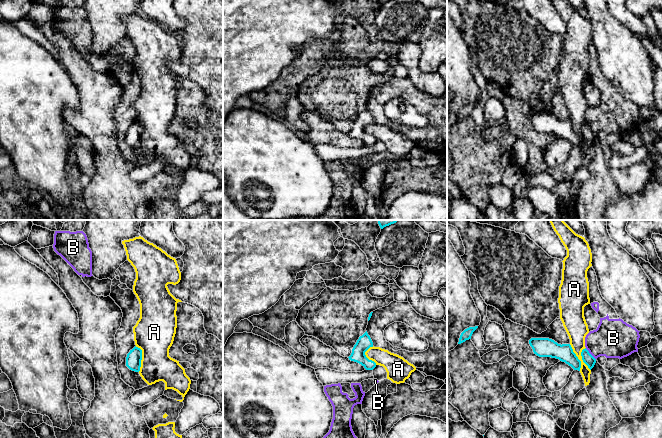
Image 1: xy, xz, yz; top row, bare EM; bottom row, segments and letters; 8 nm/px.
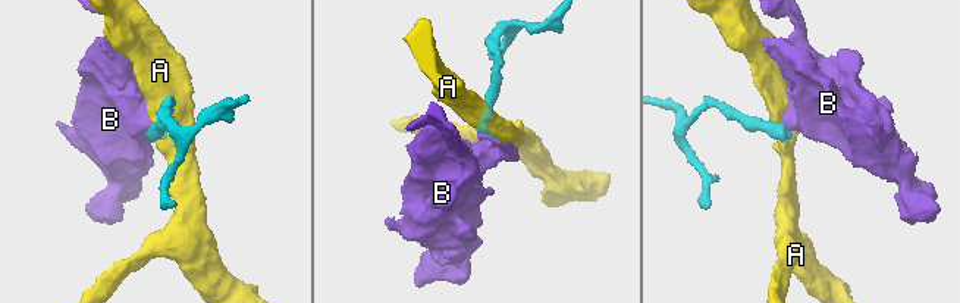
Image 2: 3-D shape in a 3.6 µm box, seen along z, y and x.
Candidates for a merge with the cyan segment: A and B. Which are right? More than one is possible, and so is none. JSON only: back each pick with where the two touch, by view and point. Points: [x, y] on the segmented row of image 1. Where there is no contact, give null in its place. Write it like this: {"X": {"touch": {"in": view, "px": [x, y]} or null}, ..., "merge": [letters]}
{"merge": []}

